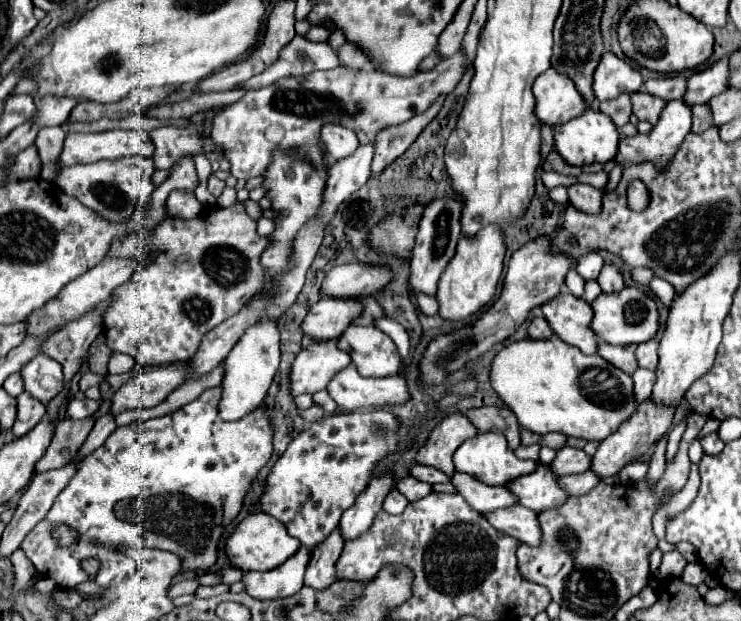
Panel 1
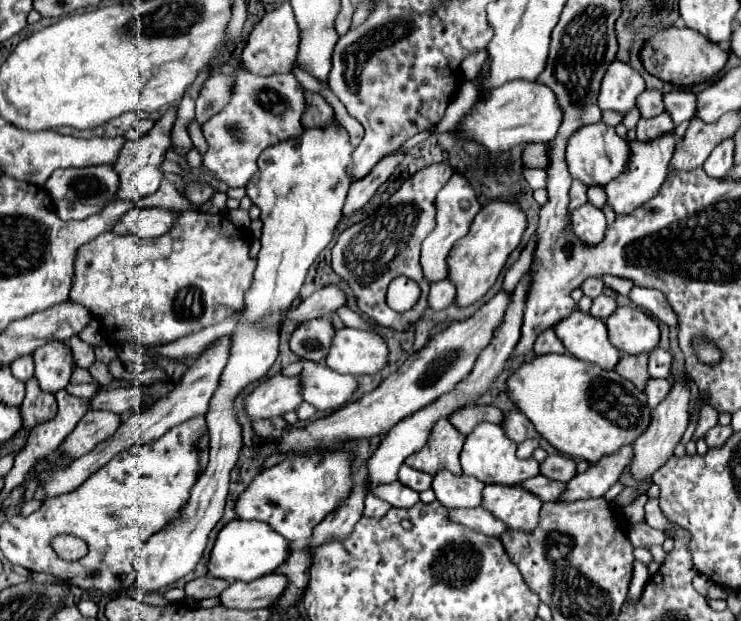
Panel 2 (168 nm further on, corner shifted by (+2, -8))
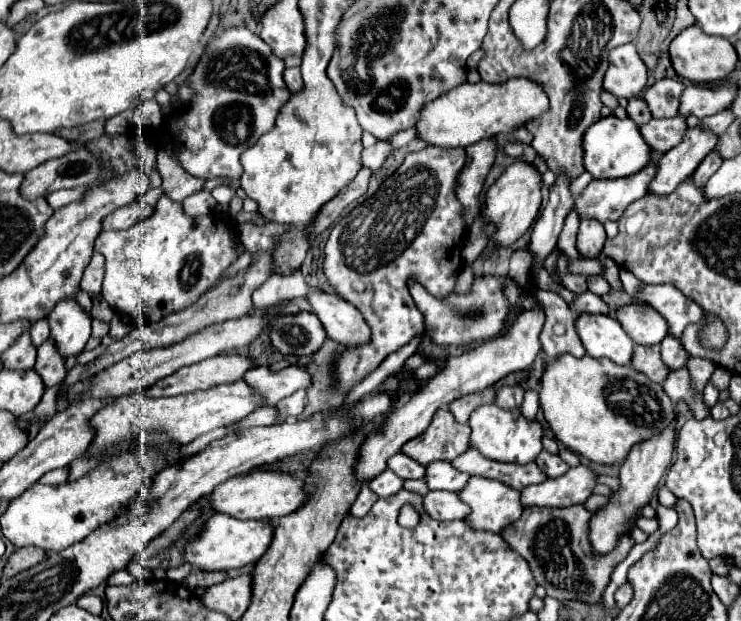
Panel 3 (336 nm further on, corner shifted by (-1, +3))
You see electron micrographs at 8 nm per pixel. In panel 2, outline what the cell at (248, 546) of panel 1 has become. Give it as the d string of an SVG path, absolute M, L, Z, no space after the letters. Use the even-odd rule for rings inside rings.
M231 520L229 524L223 526L223 530L215 540L211 560L209 560L209 576L223 578L227 582L235 582L235 580L251 582L279 568L289 558L289 552L291 552L289 542L277 532L273 532L269 524Z

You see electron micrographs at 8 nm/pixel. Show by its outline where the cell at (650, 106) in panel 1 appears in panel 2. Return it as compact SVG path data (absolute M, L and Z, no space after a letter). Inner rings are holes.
M661 112L661 116L655 116L655 118L649 118L649 120L639 118L639 122L637 122L637 140L641 140L641 142L653 140L653 138L657 138L661 134L667 134L667 132L673 132L673 130L675 130L675 126L669 120L667 112Z

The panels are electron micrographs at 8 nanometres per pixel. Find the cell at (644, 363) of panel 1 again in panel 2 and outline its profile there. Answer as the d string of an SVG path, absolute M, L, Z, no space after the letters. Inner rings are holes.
M653 348L649 352L649 374L651 378L669 378L671 370L671 354L663 348Z

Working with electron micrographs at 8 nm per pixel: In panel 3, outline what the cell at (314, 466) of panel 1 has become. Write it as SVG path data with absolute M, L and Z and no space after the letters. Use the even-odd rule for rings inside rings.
M254 471L224 481L216 491L210 493L210 509L214 513L226 513L236 519L272 519L296 511L308 499L304 491L304 479L278 471Z

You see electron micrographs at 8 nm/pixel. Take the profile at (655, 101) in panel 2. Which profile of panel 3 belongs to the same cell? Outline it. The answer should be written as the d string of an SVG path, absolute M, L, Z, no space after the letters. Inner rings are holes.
M632 97L632 99L628 101L626 113L628 113L628 117L630 117L638 127L640 127L640 125L644 125L644 123L648 123L648 121L652 119L652 115L650 115L650 111L648 111L648 105L646 105L646 101L642 101L640 97Z

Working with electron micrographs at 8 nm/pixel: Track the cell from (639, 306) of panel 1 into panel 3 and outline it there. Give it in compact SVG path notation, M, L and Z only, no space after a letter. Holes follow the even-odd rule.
M630 303L618 309L618 321L638 345L658 345L668 335L668 323L646 303Z

